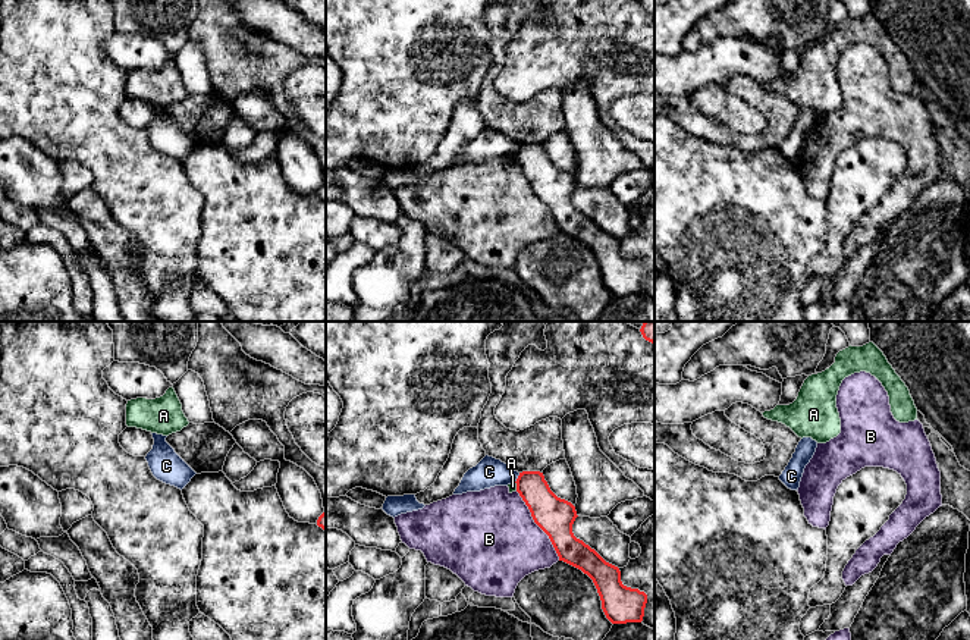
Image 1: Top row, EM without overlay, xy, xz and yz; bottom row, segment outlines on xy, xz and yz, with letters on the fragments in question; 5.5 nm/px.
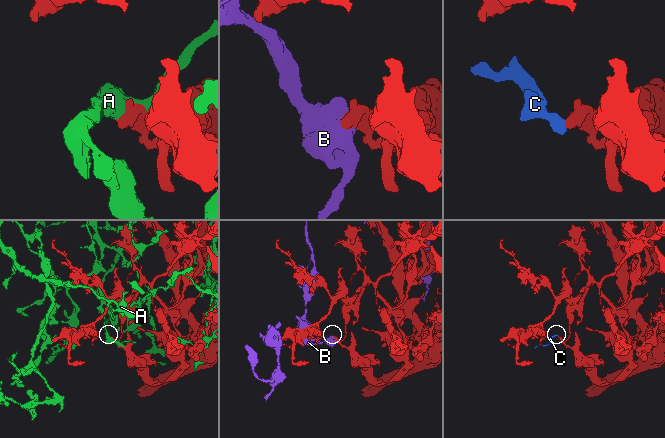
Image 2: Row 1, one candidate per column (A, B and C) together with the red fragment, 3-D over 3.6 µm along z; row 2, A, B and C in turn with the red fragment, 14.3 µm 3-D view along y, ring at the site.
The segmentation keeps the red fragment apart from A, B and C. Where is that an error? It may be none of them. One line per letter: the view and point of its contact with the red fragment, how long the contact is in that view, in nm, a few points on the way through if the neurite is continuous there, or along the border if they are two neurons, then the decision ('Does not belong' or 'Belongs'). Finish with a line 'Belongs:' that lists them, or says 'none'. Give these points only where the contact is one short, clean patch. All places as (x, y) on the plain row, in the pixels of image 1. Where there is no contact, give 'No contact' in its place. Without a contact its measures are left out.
A: Touches red at xz (517, 157). Shared border 50 nm. Does not belong
B: Touches red at xz (537, 195). Shared border 460 nm. Does not belong
C: Touches red at xz (518, 148). Shared border 60 nm. Boundary: xz (520, 144), (515, 153). Does not belong
Belongs: none

